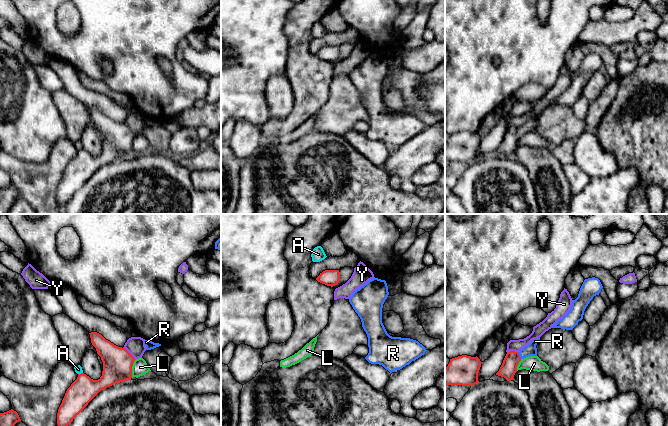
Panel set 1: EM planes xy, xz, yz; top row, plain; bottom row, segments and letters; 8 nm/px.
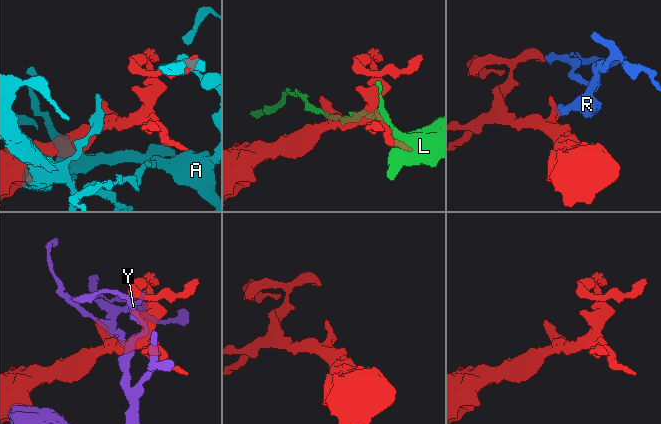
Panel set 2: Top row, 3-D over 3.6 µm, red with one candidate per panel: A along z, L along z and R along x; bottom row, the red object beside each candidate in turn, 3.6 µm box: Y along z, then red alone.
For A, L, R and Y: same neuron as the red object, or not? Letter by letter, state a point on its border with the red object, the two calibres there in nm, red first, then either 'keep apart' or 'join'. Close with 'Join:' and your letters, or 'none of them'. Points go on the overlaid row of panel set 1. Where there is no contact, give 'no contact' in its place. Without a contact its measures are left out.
A: contact xy (81, 373); calibres 200 and 60 nm; keep apart
L: contact xy (131, 368); calibres 240 and 120 nm; keep apart
R: contact yz (519, 355); calibres 130 and 100 nm; join
Y: contact xy (129, 353); calibres 240 and 150 nm; keep apart
Join: R

